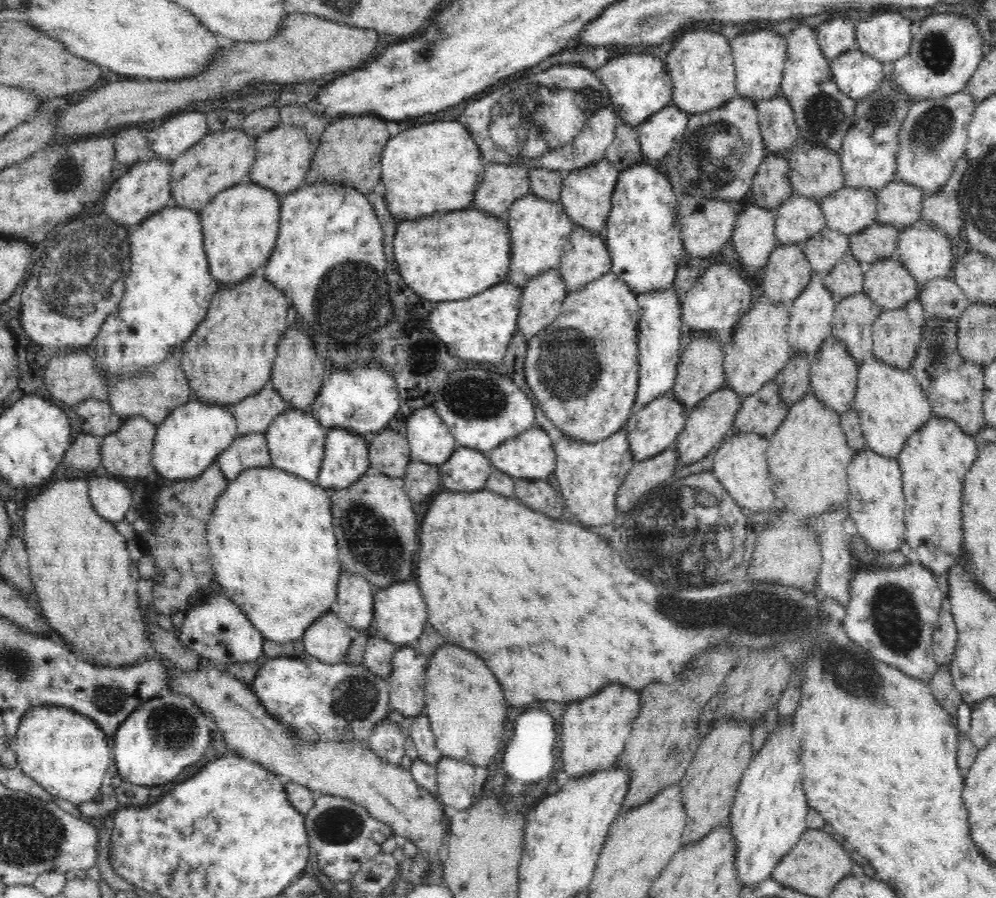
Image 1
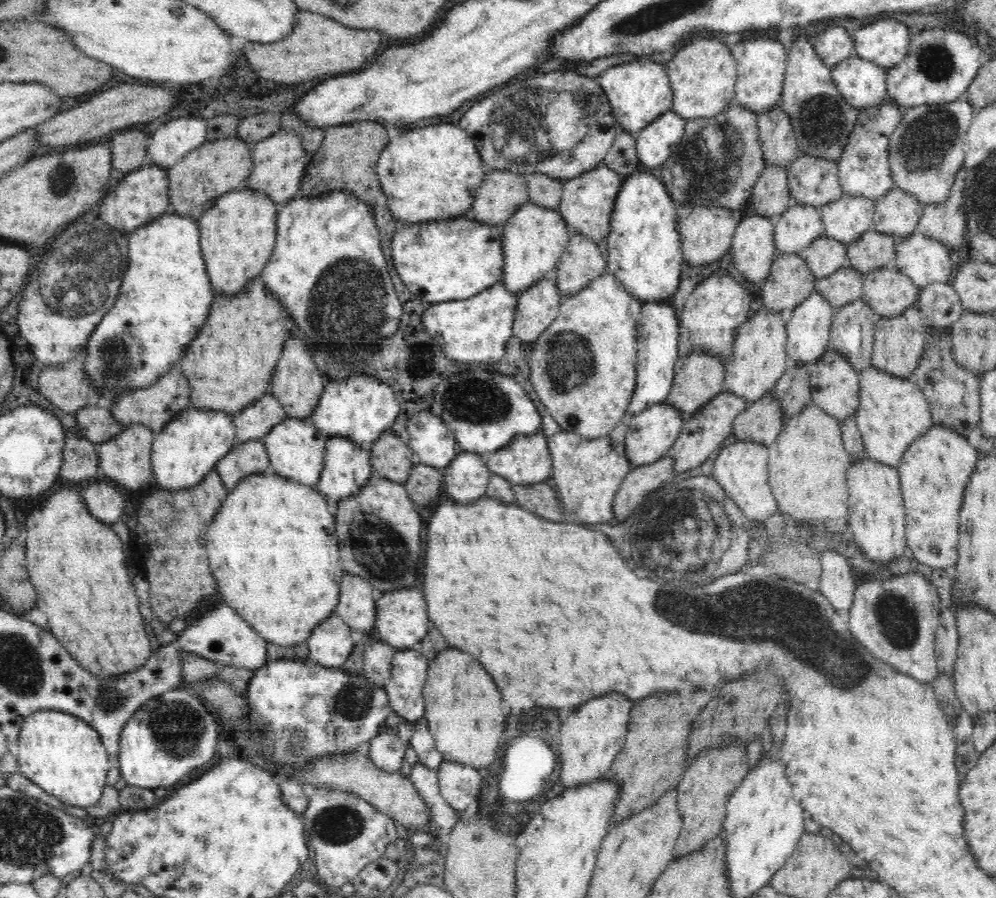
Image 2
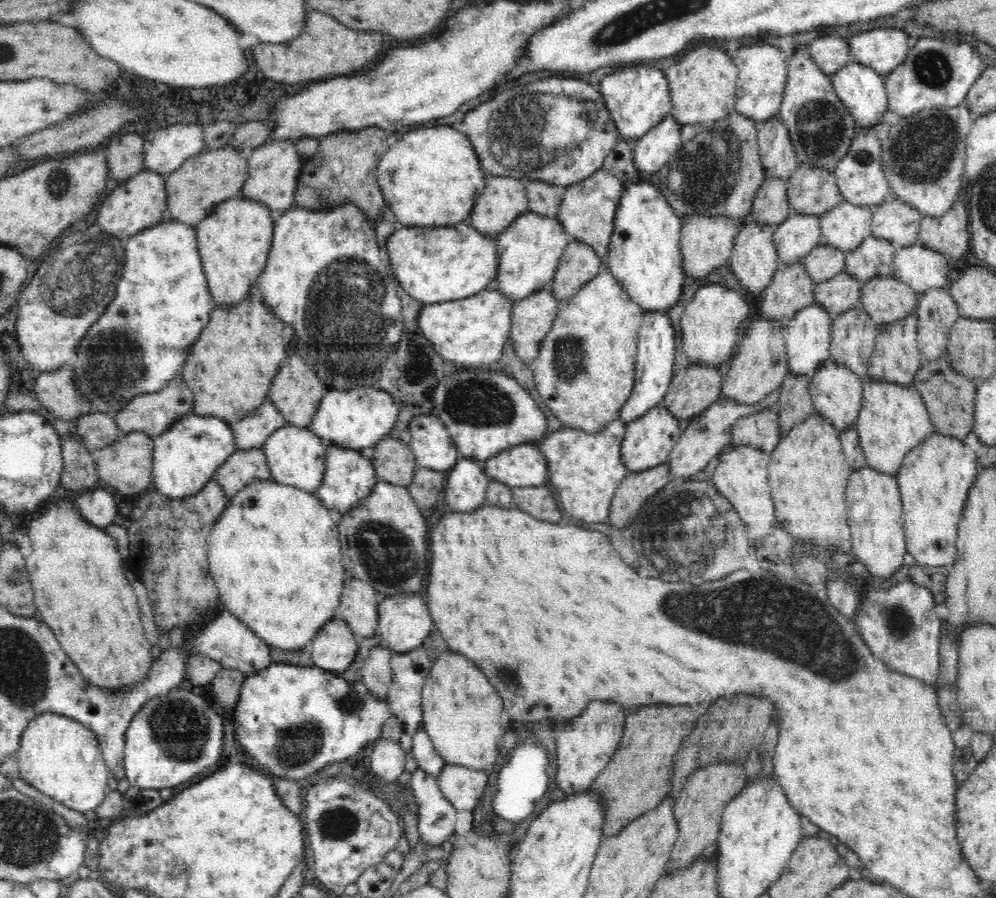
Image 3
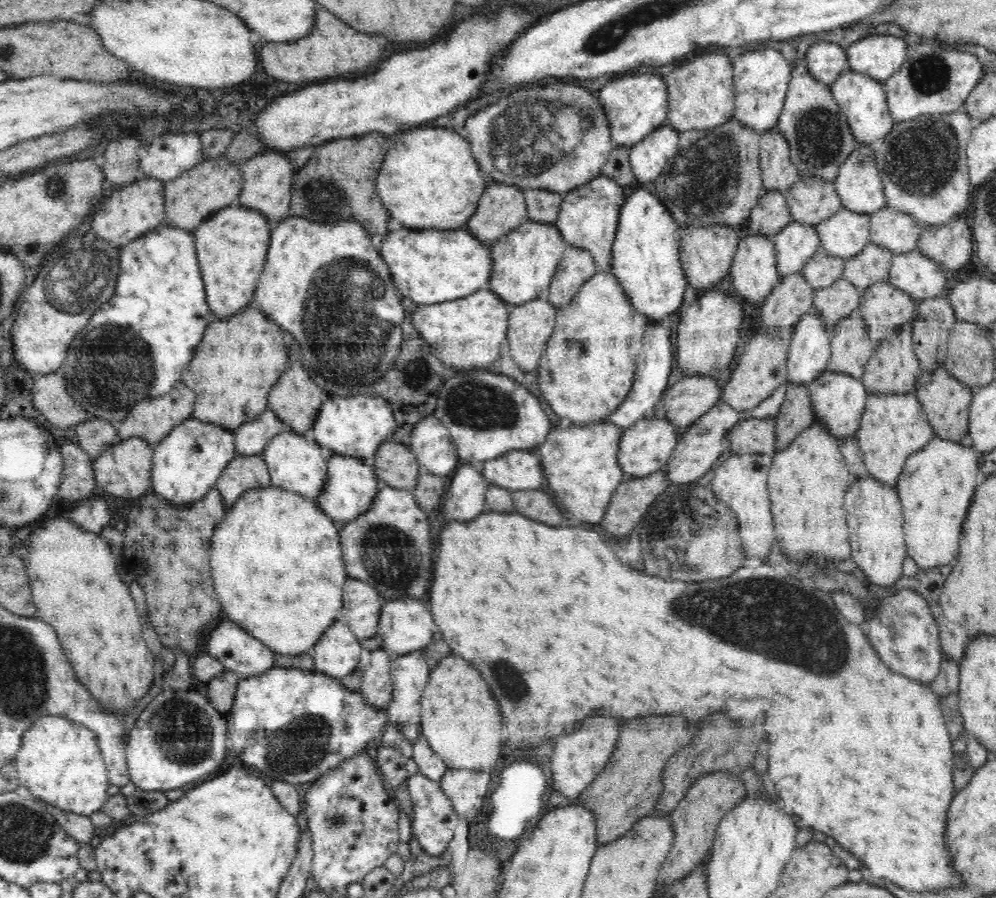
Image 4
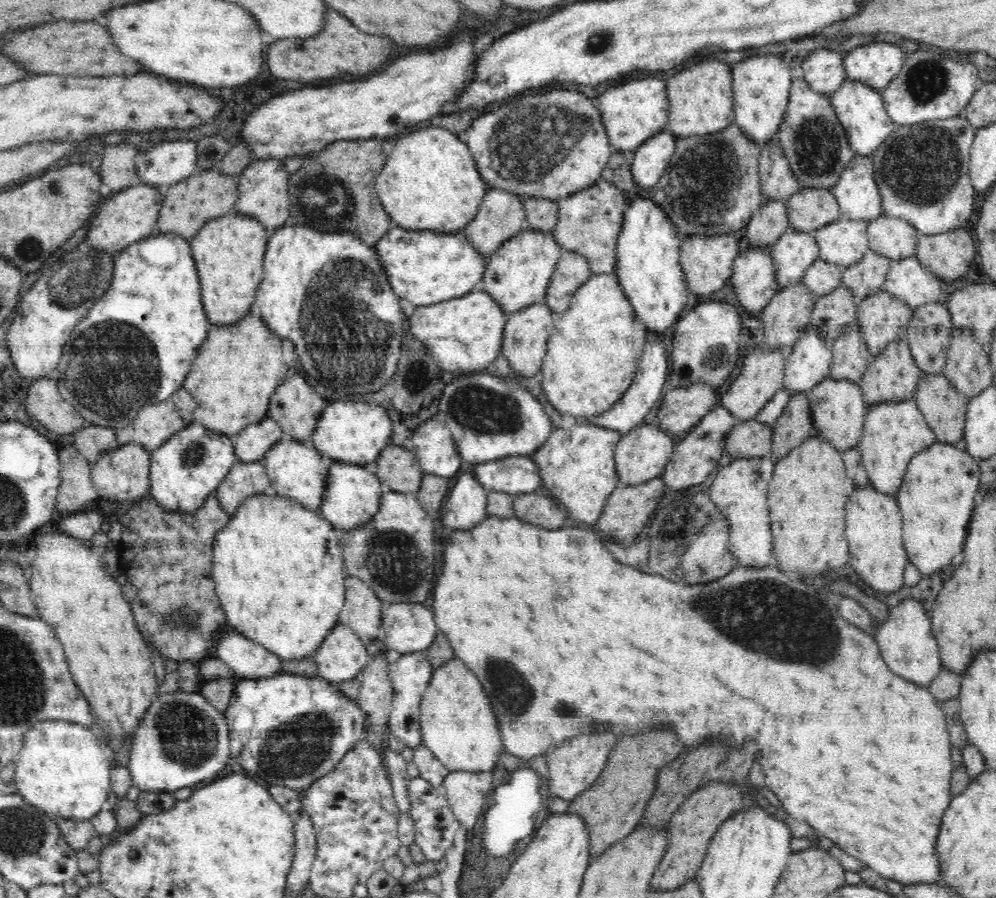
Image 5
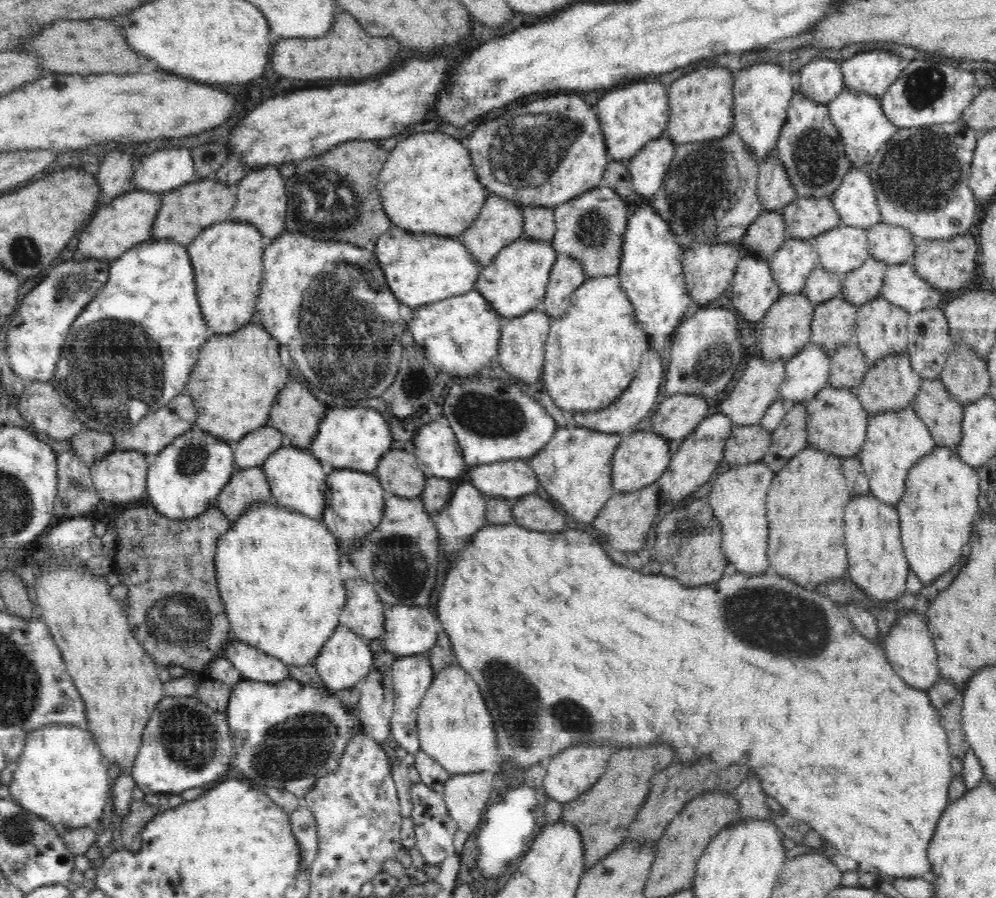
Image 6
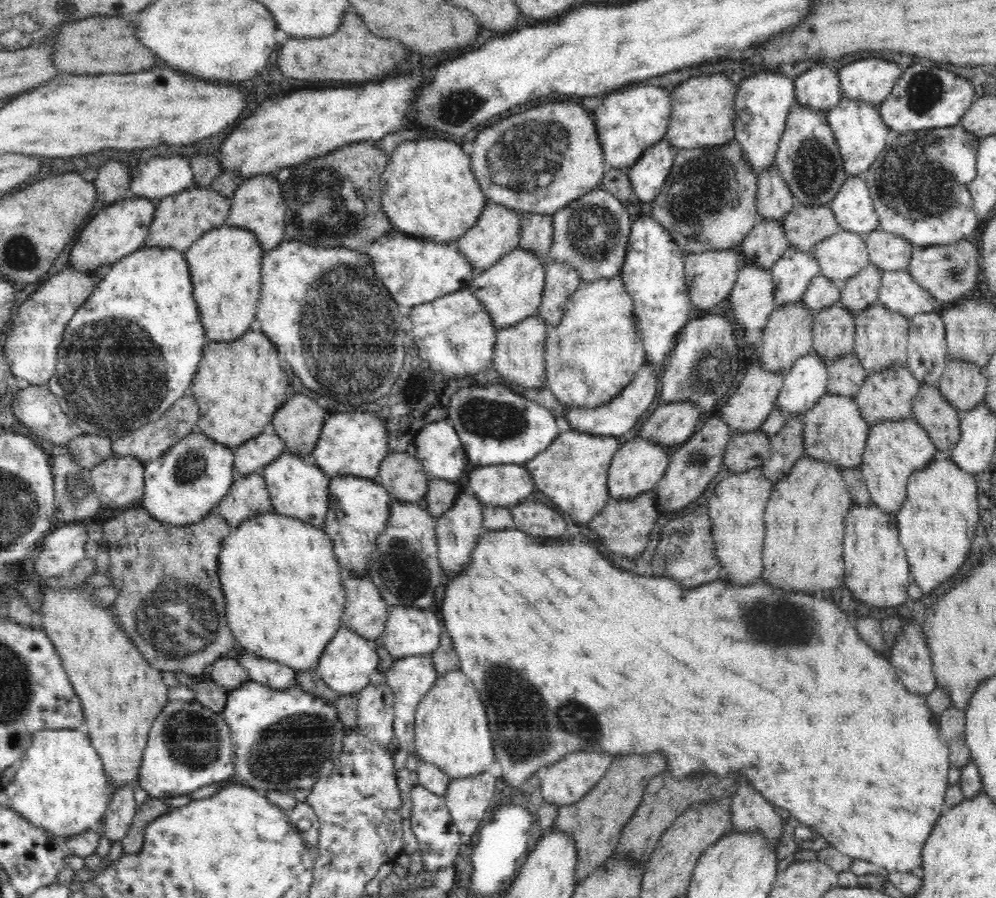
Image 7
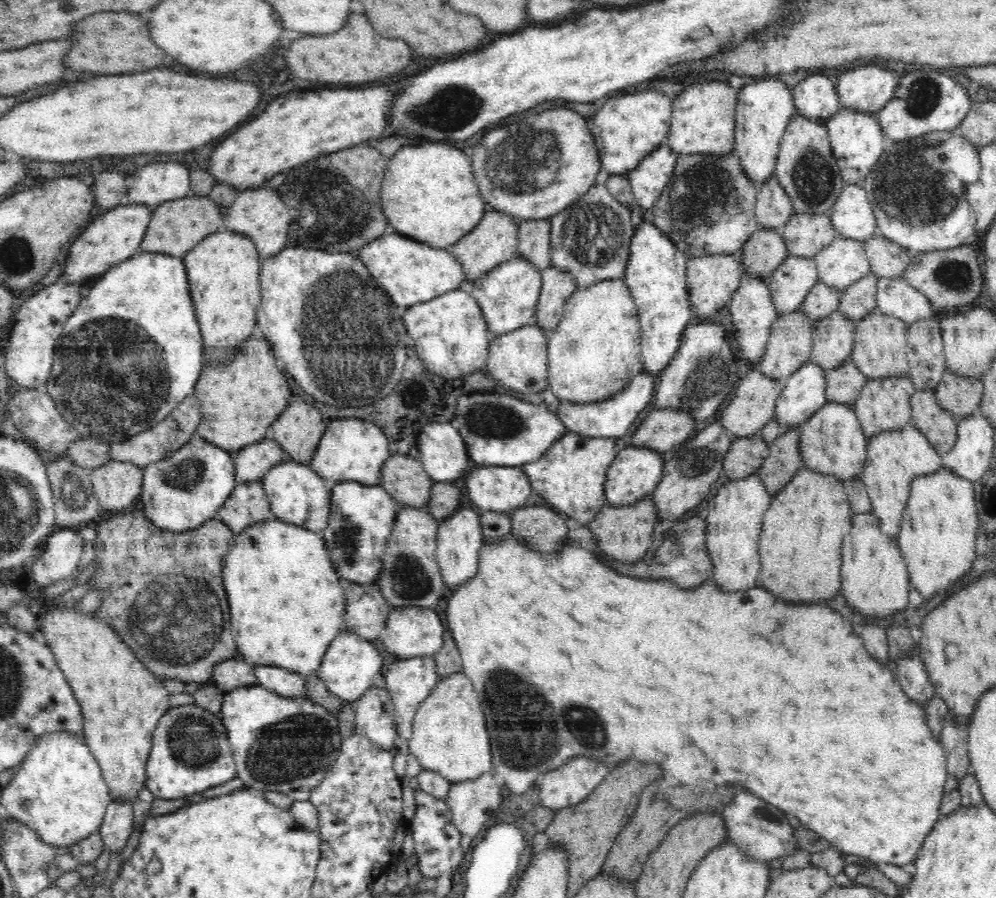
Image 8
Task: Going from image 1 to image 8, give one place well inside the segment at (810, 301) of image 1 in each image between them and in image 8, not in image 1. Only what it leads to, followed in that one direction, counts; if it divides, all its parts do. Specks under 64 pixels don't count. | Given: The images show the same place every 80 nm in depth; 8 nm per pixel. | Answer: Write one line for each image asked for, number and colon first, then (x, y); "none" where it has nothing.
2: (808, 327)
3: (807, 337)
4: (809, 353)
5: (809, 361)
6: (806, 374)
7: (805, 383)
8: (804, 392)

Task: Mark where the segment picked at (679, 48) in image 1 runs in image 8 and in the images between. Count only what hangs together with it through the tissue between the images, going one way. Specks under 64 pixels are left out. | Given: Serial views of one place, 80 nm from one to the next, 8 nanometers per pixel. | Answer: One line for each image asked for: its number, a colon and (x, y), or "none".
2: (703, 74)
3: (702, 86)
4: (701, 95)
5: (700, 98)
6: (701, 103)
7: (702, 115)
8: (703, 118)

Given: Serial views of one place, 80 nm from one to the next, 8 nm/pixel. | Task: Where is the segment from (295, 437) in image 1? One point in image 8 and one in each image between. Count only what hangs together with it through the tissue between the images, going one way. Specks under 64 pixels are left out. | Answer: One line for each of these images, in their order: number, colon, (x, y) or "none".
2: (296, 449)
3: (296, 457)
4: (295, 462)
5: (296, 470)
6: (297, 480)
7: (298, 488)
8: (297, 494)

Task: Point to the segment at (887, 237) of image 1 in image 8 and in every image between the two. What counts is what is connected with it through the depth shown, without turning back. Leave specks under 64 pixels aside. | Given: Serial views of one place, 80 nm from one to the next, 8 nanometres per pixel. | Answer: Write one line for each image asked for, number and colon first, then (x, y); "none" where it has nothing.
2: (873, 250)
3: (874, 257)
4: (872, 265)
5: (865, 277)
6: (864, 283)
7: (861, 291)
8: (858, 300)

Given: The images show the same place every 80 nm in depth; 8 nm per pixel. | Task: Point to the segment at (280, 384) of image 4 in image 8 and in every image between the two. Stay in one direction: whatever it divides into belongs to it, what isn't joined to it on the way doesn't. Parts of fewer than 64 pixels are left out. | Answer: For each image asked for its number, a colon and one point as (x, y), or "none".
5: (296, 406)
6: (296, 414)
7: (299, 421)
8: (299, 429)

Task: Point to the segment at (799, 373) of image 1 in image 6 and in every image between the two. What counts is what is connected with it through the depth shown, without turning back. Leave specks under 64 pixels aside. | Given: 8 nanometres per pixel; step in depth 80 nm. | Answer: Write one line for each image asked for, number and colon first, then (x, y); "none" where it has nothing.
2: (792, 390)
3: (795, 404)
4: (796, 413)
5: (794, 426)
6: (791, 436)

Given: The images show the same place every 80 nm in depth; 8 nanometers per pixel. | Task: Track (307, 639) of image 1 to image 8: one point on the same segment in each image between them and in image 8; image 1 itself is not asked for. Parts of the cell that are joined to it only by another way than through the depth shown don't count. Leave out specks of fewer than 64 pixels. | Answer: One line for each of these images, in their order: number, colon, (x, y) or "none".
2: (330, 644)
3: (335, 646)
4: (337, 653)
5: (342, 656)
6: (344, 661)
7: (348, 660)
8: (350, 663)

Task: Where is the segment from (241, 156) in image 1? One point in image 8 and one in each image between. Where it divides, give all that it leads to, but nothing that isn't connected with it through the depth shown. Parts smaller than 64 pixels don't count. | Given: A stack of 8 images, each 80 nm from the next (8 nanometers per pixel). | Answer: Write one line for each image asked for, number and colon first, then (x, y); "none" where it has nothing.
2: (212, 169)
3: (195, 188)
4: (195, 196)
5: (187, 206)
6: (186, 211)
7: (179, 220)
8: (175, 227)

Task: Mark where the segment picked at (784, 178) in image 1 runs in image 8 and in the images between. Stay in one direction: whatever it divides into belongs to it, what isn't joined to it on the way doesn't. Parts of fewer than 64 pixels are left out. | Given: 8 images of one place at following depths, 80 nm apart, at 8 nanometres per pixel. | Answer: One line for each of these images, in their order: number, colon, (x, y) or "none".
2: (770, 197)
3: (770, 206)
4: (771, 213)
5: (769, 221)
6: (767, 233)
7: (764, 244)
8: (765, 250)

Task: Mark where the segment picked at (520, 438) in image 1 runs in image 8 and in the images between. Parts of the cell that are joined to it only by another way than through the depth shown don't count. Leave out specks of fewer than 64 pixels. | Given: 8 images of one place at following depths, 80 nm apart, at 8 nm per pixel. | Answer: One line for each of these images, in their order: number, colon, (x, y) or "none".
2: (526, 460)
3: (524, 465)
4: (516, 470)
5: (516, 474)
6: (509, 480)
7: (506, 485)
8: (500, 489)

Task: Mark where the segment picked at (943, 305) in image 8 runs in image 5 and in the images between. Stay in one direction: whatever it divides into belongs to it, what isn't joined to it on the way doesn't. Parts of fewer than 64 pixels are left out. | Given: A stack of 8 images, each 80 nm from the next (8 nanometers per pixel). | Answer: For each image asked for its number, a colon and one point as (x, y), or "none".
5: (948, 255)
6: (948, 264)
7: (950, 272)

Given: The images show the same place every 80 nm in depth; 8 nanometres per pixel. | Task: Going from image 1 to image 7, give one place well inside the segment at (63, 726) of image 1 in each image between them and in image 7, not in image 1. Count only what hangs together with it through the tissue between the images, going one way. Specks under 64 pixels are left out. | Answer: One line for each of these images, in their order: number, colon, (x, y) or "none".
2: (63, 755)
3: (61, 757)
4: (59, 761)
5: (62, 768)
6: (61, 776)
7: (60, 785)

